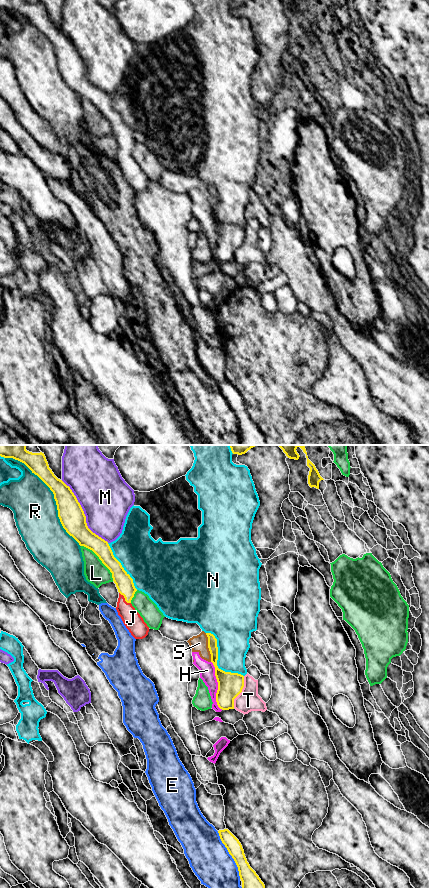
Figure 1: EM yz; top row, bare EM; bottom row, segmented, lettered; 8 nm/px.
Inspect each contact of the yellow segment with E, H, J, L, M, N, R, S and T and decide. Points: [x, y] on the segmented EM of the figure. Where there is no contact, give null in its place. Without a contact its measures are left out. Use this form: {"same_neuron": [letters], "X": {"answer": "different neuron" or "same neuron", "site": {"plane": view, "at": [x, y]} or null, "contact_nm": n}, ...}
{"same_neuron": ["J"], "E": {"answer": "different neuron", "site": {"plane": "yz", "at": [230, 854]}, "contact_nm": 420}, "H": {"answer": "different neuron", "site": {"plane": "yz", "at": [218, 686]}, "contact_nm": 400}, "J": {"answer": "same neuron", "site": {"plane": "yz", "at": [125, 599]}, "contact_nm": 130}, "L": {"answer": "different neuron", "site": {"plane": "yz", "at": [100, 559]}, "contact_nm": 380}, "M": {"answer": "different neuron", "site": {"plane": "yz", "at": [83, 513]}, "contact_nm": 650}, "N": {"answer": "different neuron", "site": {"plane": "yz", "at": [217, 659]}, "contact_nm": 460}, "R": {"answer": "different neuron", "site": {"plane": "yz", "at": [54, 495]}, "contact_nm": 950}, "S": {"answer": "different neuron", "site": {"plane": "yz", "at": [208, 647]}, "contact_nm": 240}, "T": {"answer": "different neuron", "site": {"plane": "yz", "at": [241, 691]}, "contact_nm": 280}}

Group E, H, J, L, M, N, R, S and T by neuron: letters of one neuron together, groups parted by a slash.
E / H S / J / L / M / N / R / T

